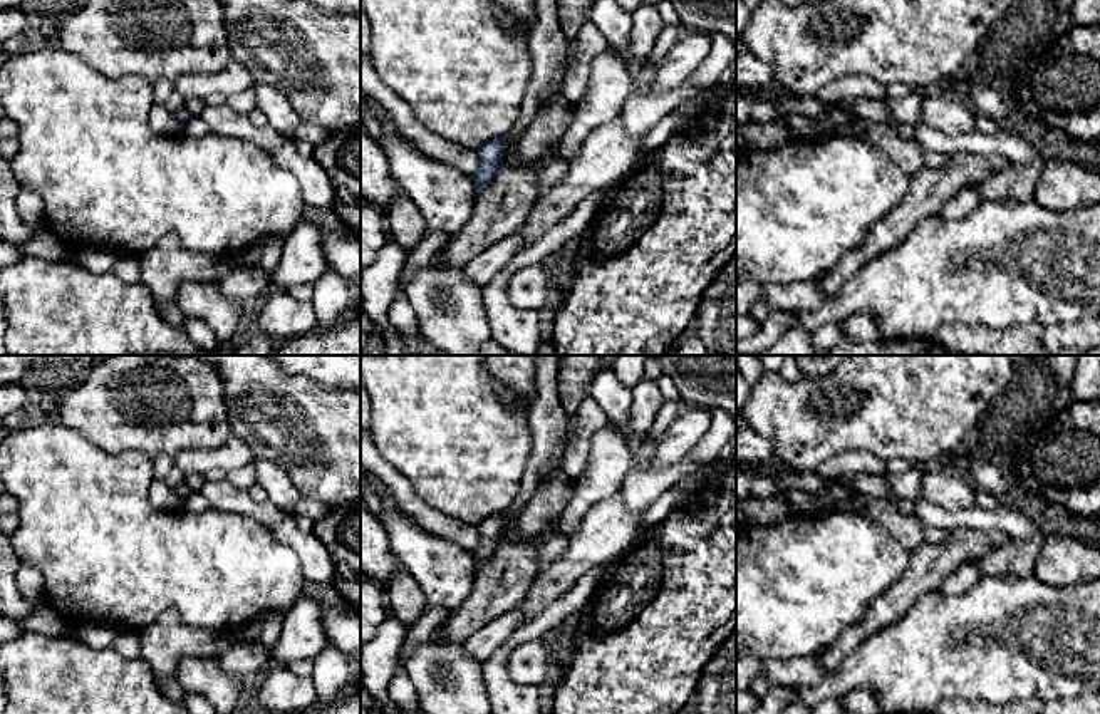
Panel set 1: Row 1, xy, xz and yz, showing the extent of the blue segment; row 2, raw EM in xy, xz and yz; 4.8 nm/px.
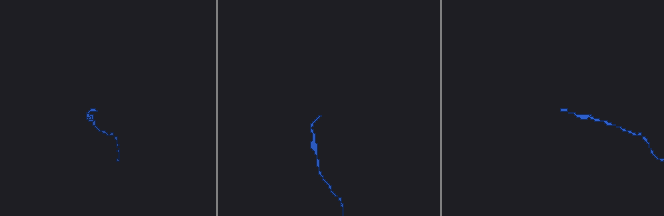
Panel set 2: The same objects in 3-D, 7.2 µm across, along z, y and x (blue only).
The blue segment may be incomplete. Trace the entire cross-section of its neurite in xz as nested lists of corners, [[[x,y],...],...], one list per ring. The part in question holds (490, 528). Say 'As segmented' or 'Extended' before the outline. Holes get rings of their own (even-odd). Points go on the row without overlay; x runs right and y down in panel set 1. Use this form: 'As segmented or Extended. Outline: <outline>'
As segmented. Outline: [[[506,511],[496,513],[493,516],[488,516],[481,523],[478,523],[478,530],[481,535],[481,541],[478,548],[473,553],[476,568],[481,568],[495,553],[495,550],[500,546],[500,535],[503,531],[503,523],[508,515]]]

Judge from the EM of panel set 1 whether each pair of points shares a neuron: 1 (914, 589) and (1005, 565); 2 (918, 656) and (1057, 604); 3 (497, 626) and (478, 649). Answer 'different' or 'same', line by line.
1: different
2: same
3: same

